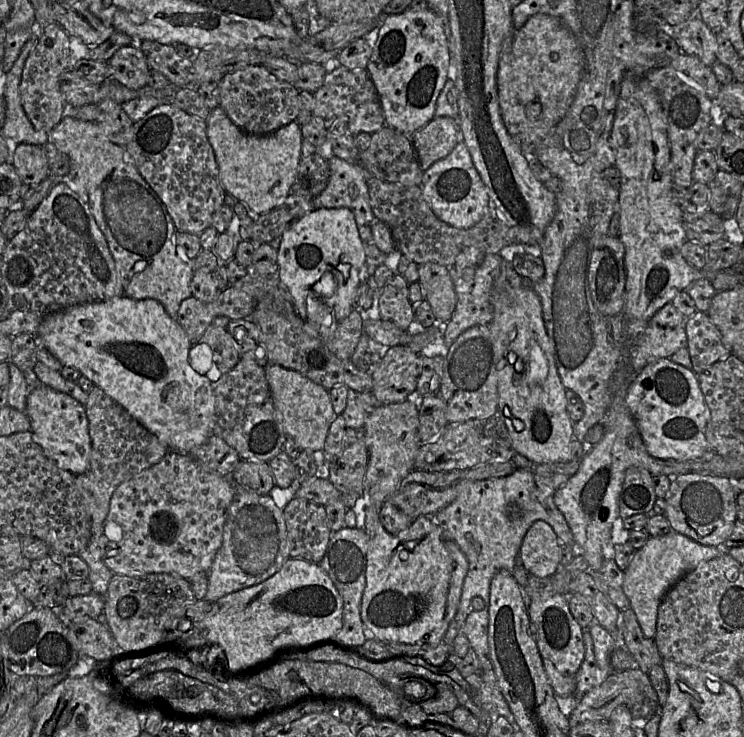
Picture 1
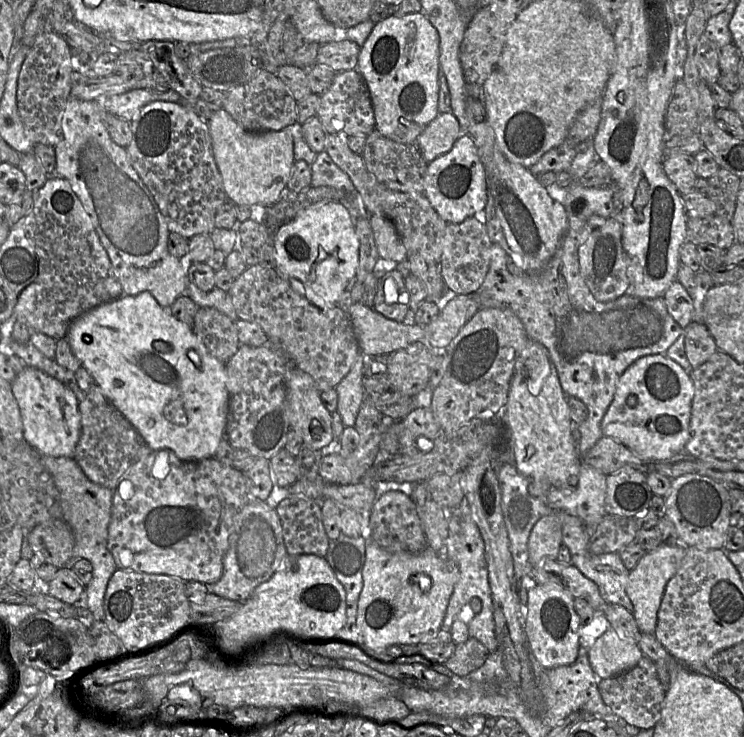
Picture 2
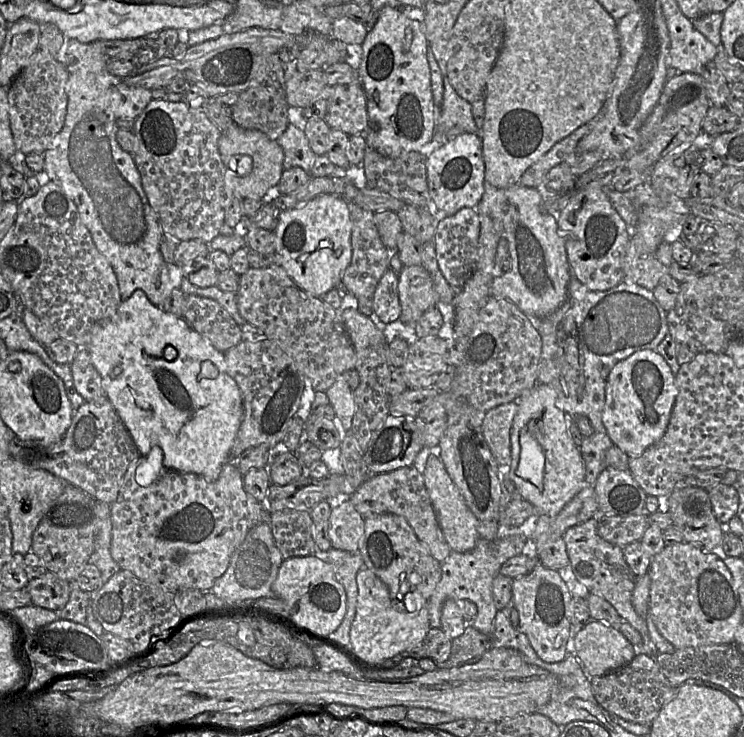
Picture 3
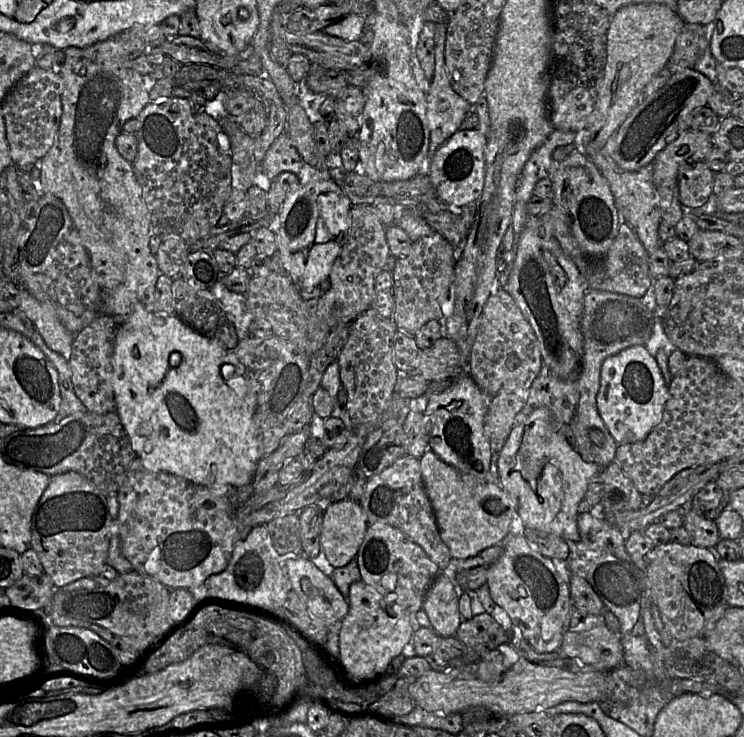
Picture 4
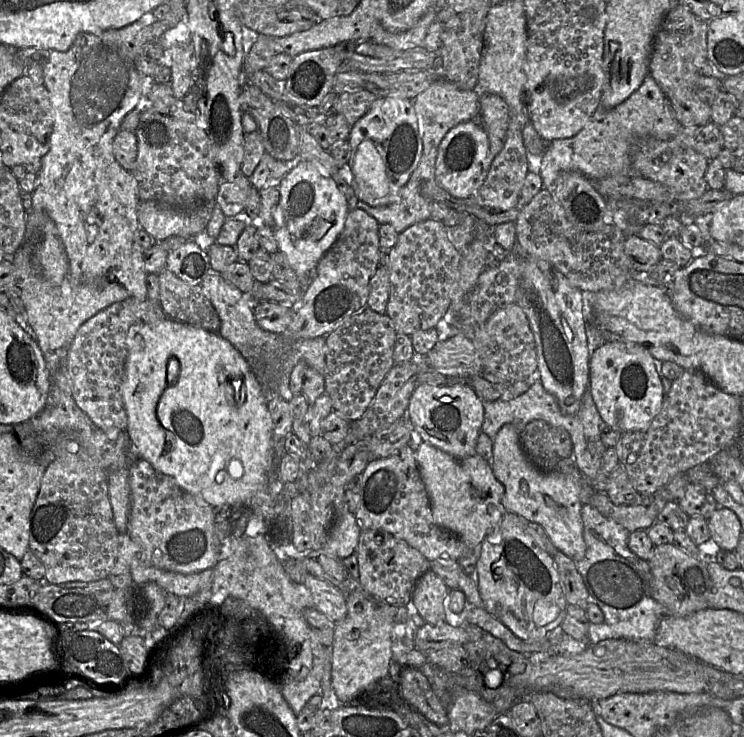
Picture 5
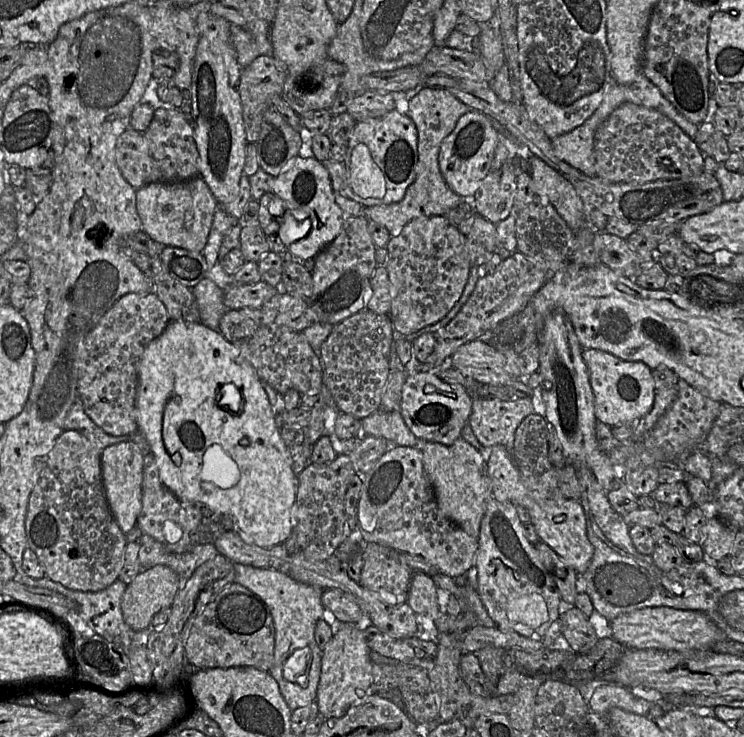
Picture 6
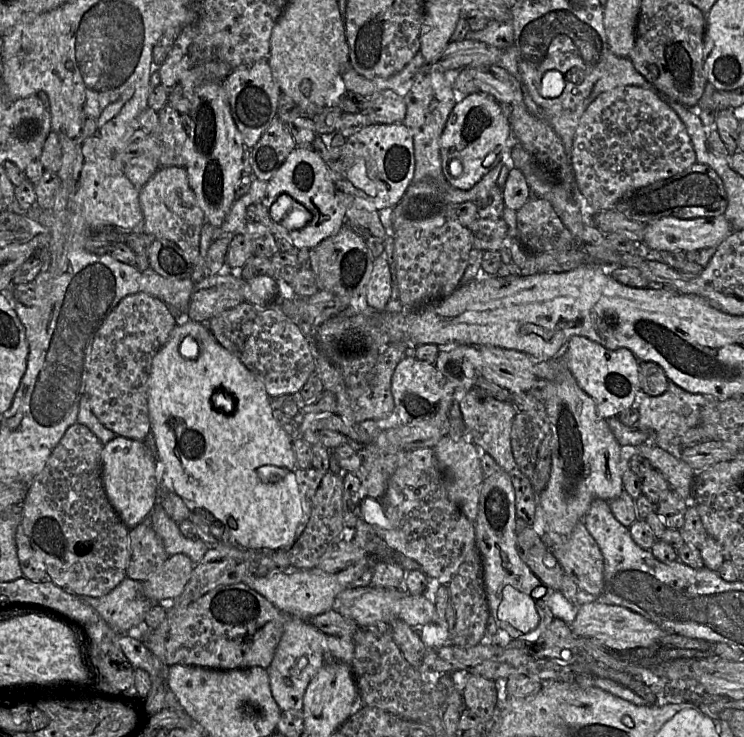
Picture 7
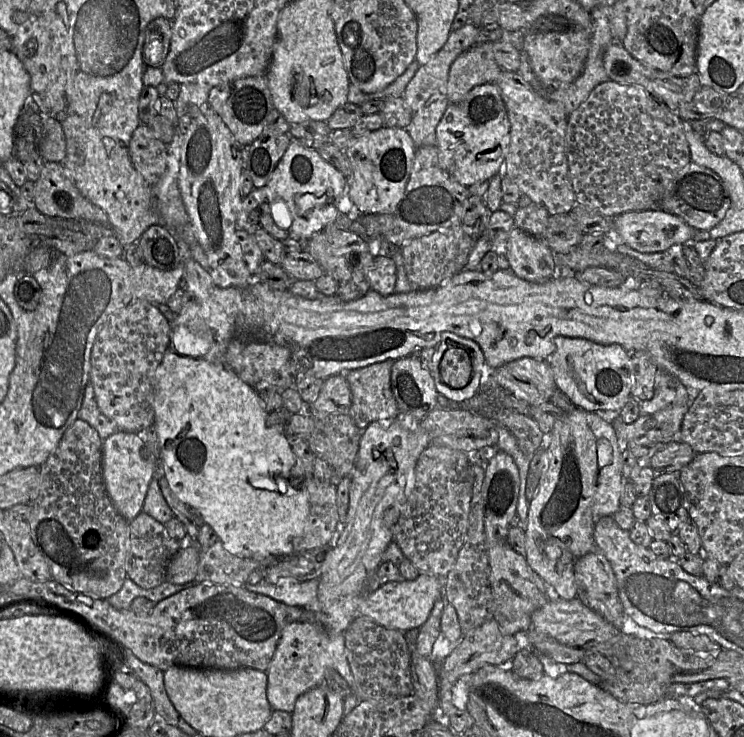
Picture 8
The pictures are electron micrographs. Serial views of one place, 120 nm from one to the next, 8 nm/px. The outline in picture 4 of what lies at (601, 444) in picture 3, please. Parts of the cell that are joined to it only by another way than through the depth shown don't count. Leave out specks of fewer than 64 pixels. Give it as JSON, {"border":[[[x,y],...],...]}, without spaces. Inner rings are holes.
{"border":[[[588,289],[584,296],[584,308],[581,321],[583,335],[583,355],[578,373],[571,379],[559,379],[542,363],[540,373],[533,381],[527,401],[517,414],[514,425],[525,421],[537,408],[547,408],[557,425],[569,425],[576,438],[576,451],[586,462],[594,462],[602,469],[615,460],[618,444],[610,435],[599,415],[596,396],[600,387],[600,372],[604,360],[620,351],[636,346],[645,345],[651,338],[654,326],[662,321],[656,311],[650,308],[647,300],[630,296]],[[597,428],[605,436],[604,445],[594,445],[588,432]]]}

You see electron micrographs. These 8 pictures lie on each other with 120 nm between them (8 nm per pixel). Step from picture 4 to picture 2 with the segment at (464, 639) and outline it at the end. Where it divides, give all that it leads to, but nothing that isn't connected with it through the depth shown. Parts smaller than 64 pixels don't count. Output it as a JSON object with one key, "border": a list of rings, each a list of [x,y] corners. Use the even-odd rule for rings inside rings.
{"border":[[[470,637],[455,646],[452,656],[444,663],[454,675],[466,677],[479,669],[486,661],[489,651],[477,639]]]}

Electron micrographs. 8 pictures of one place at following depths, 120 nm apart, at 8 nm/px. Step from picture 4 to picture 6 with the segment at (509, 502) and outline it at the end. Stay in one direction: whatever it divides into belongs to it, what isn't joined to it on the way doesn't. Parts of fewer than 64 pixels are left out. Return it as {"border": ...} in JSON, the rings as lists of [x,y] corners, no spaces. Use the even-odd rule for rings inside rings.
{"border":[[[462,437],[446,446],[436,442],[419,442],[425,473],[433,487],[439,511],[478,540],[486,504],[492,497],[491,480],[480,452]]]}

